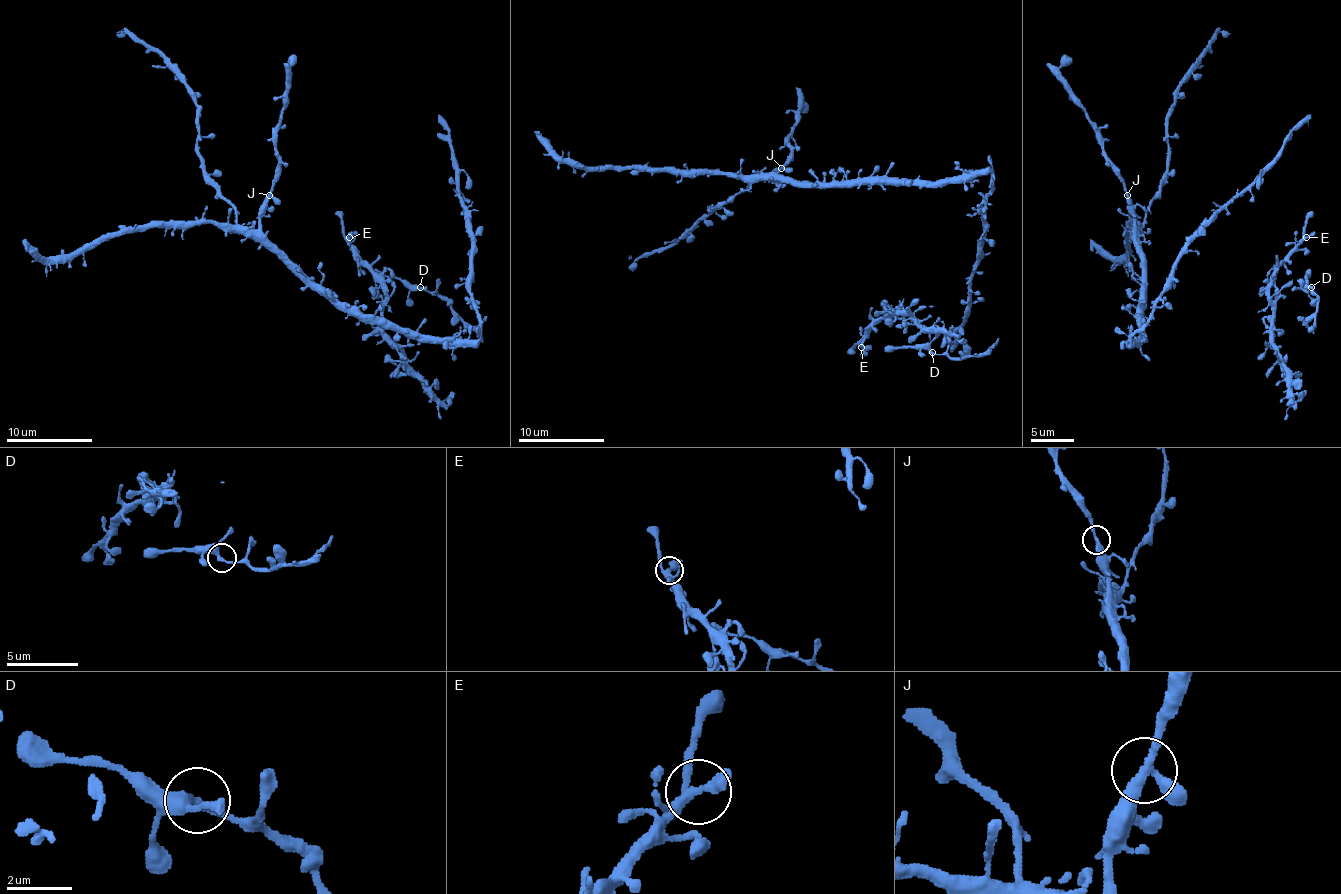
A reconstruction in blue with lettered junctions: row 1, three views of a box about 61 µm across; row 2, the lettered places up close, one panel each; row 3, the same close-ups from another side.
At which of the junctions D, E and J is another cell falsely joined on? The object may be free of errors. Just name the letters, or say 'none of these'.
none of these

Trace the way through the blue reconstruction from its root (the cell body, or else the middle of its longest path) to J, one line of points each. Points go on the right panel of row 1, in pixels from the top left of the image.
J: (1139, 336), (1141, 246), (1133, 233), (1133, 205), (1126, 195)

